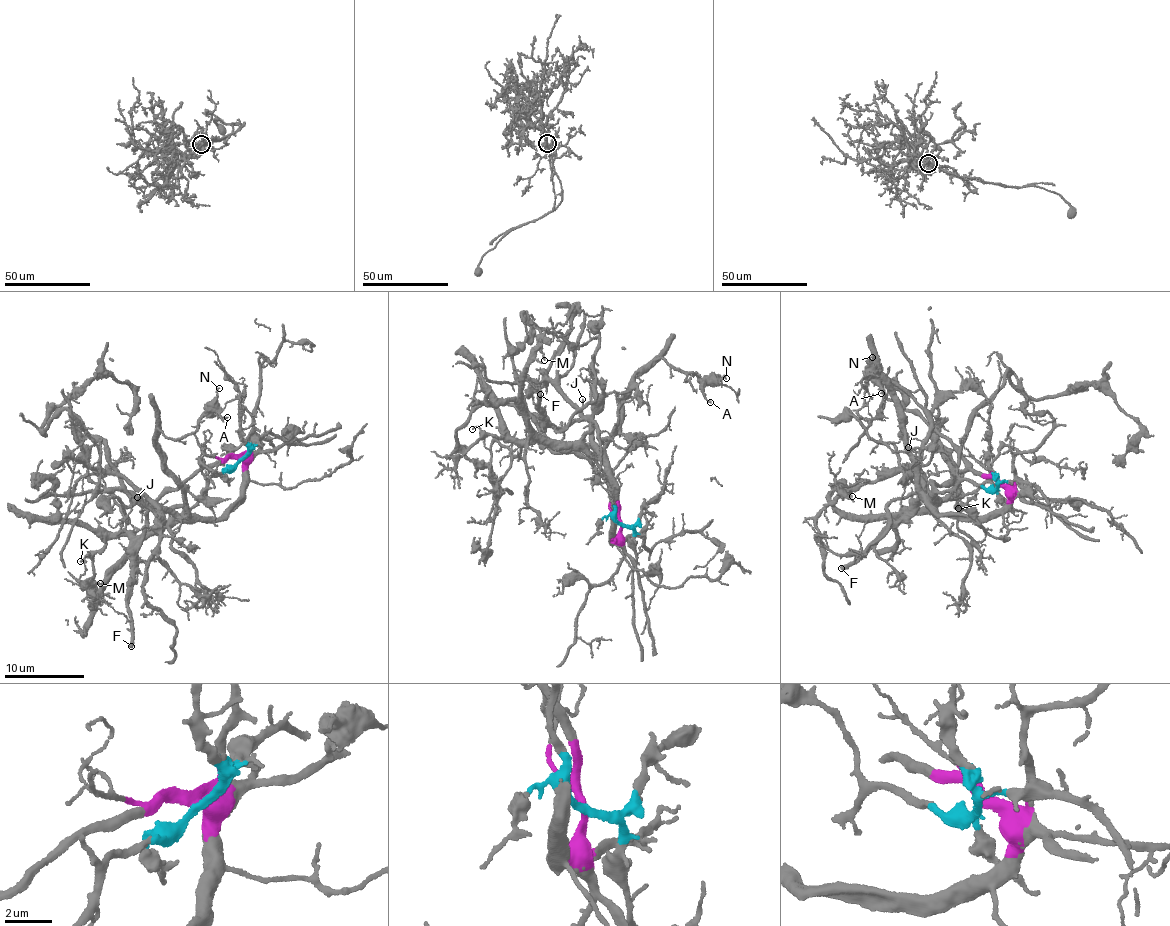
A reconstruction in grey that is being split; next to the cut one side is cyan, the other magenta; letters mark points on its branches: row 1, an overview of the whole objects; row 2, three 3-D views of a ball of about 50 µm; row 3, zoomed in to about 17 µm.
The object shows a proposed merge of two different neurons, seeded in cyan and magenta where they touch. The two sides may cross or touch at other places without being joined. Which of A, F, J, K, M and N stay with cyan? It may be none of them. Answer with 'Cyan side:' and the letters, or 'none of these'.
Cyan side: K, M

